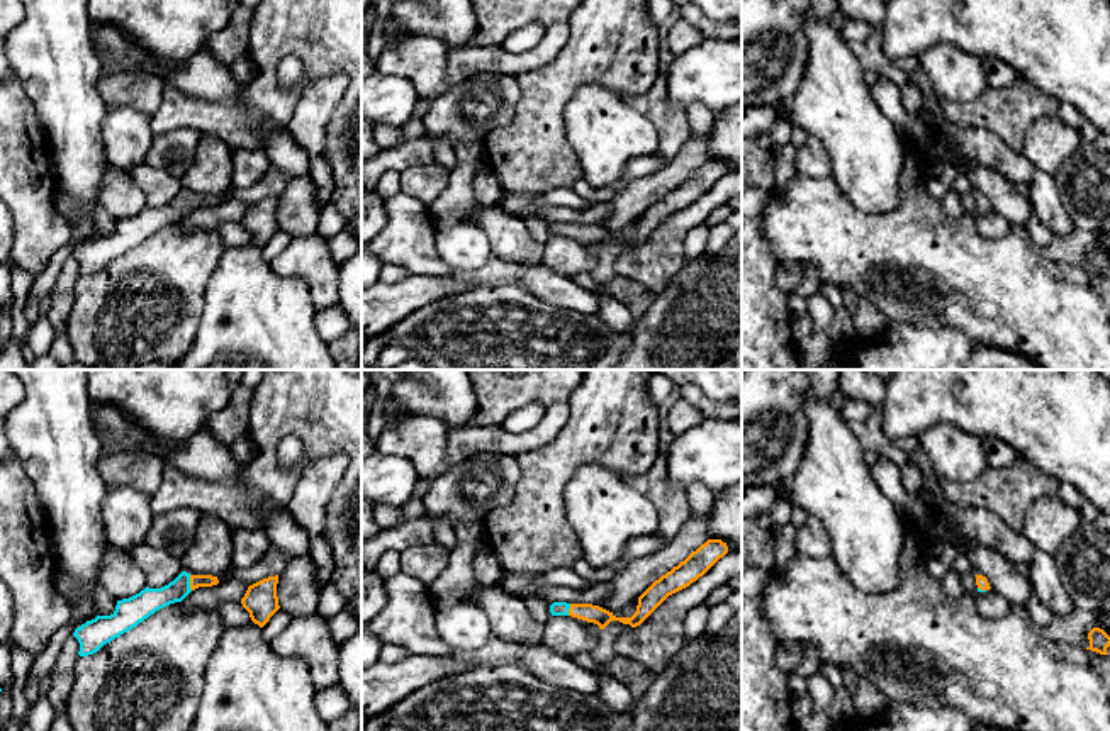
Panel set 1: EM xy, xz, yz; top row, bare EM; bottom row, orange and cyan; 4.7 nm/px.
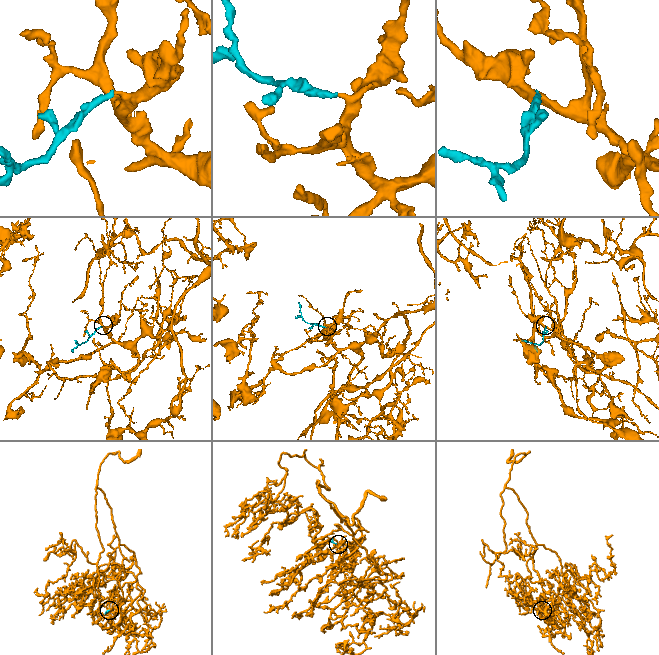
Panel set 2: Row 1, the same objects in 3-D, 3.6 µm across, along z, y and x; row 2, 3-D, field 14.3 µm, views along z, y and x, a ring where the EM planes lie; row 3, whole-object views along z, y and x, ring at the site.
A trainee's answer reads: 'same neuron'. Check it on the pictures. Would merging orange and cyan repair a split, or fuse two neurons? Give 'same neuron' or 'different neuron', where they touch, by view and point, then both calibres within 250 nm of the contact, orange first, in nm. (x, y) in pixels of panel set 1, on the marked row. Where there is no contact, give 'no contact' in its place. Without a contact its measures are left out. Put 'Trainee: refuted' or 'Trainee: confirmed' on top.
Trainee: confirmed
same neuron; meets orange in xy at (190, 582); 60 nm thick on the orange side, 120 nm on the other

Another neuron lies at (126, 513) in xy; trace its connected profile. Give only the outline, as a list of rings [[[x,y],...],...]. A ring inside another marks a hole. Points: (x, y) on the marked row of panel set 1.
[[[107,488],[102,500],[102,517],[112,550],[129,551],[146,543],[153,522],[151,497],[131,488]]]

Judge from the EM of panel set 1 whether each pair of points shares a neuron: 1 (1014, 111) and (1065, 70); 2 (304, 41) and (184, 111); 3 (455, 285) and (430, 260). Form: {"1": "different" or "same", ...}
{"1": "different", "2": "same", "3": "different"}

